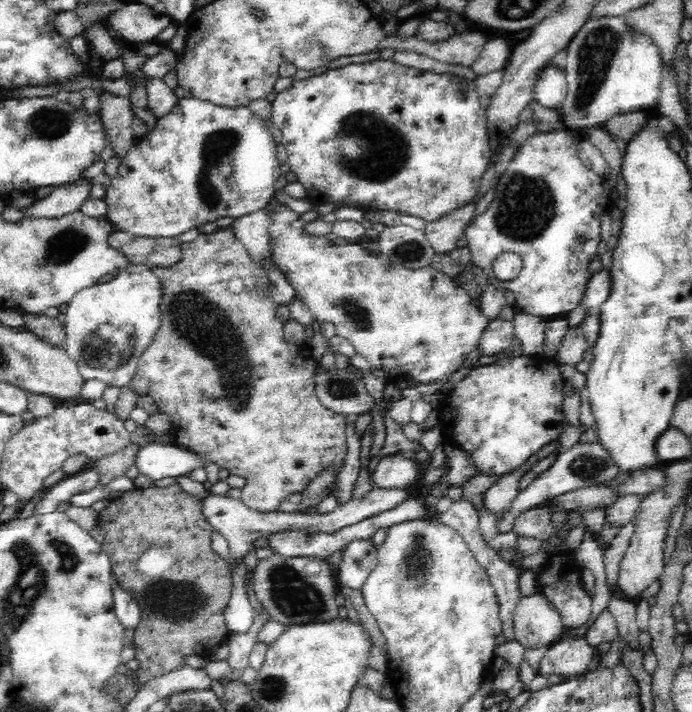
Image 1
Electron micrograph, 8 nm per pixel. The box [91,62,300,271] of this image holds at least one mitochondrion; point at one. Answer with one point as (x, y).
(218, 147)

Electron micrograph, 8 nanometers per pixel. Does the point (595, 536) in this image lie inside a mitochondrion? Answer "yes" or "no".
no

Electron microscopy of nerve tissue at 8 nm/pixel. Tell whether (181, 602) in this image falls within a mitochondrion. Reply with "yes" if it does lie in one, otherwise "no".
yes

